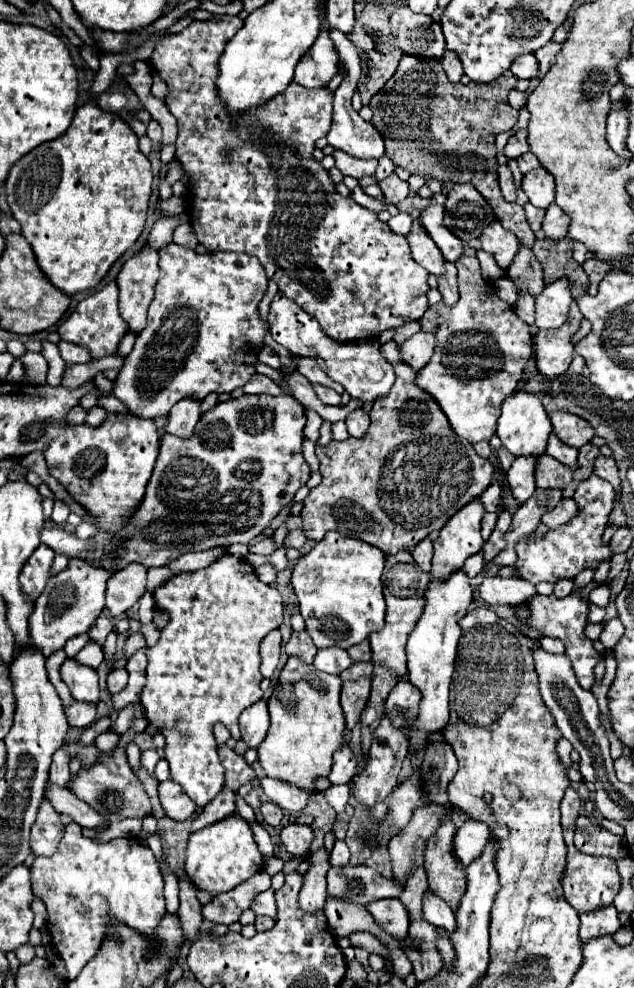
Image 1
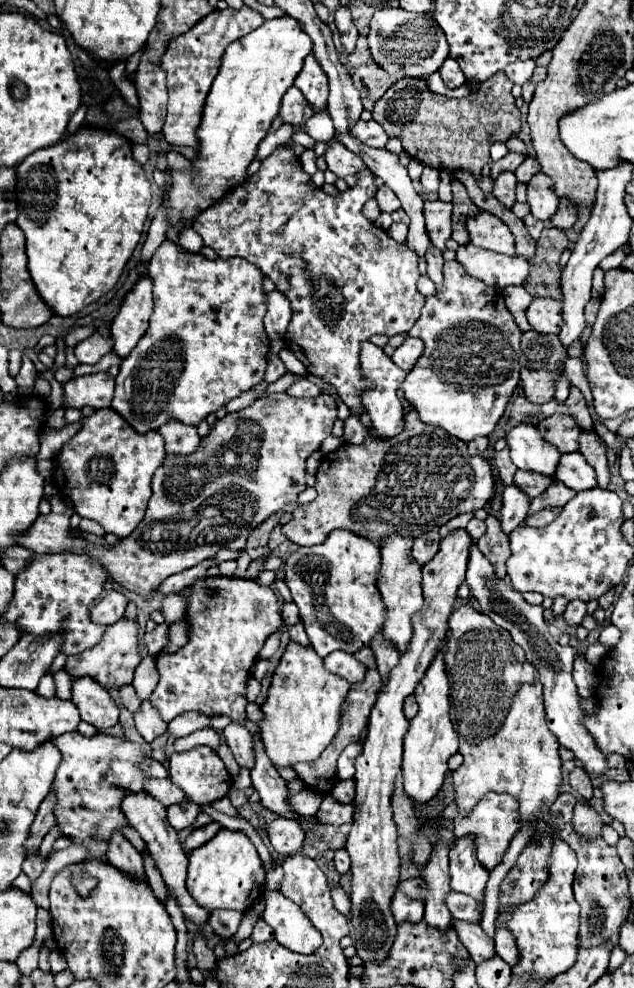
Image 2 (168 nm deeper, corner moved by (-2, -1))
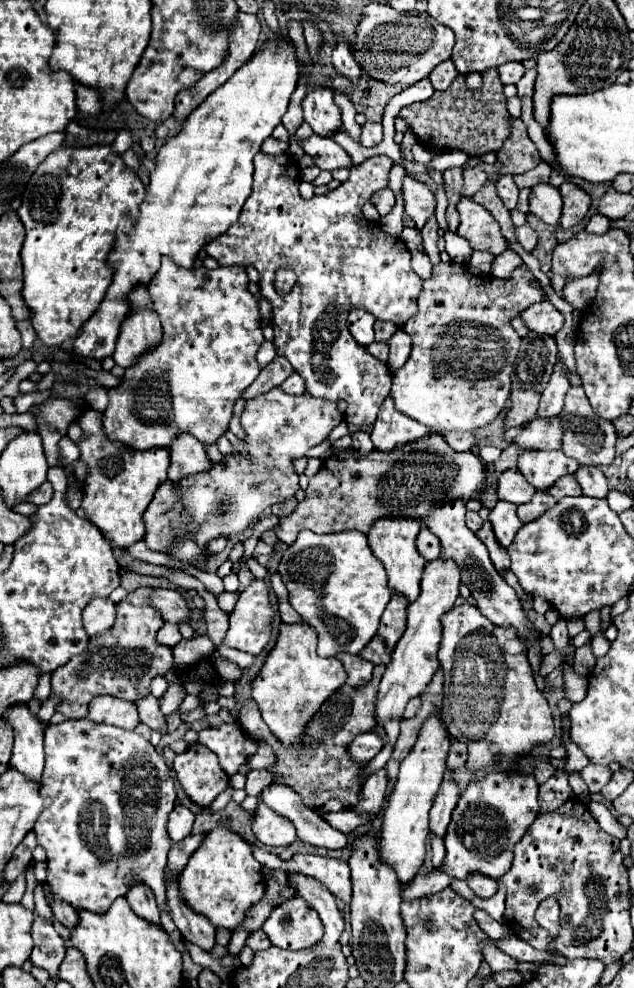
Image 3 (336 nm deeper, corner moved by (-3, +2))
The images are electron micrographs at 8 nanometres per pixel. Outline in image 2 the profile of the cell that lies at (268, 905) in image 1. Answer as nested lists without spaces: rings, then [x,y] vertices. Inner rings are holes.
[[[265,891],[263,901],[263,919],[273,927],[275,939],[281,945],[297,953],[313,953],[321,945],[321,933],[291,899],[279,891]]]

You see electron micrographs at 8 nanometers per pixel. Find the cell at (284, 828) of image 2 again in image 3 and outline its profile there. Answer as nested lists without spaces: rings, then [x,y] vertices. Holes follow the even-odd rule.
[[[258,796],[258,808],[254,810],[252,832],[256,834],[260,844],[274,848],[286,848],[296,840],[294,824],[290,824],[286,816],[278,816],[278,812],[268,808],[260,796]]]

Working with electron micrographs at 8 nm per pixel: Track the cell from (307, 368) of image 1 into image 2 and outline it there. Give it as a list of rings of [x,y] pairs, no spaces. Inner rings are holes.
[[[349,415],[345,419],[345,431],[343,431],[343,437],[347,439],[347,443],[353,443],[353,445],[359,445],[365,441],[367,437],[367,429],[365,425],[361,423],[359,415]]]

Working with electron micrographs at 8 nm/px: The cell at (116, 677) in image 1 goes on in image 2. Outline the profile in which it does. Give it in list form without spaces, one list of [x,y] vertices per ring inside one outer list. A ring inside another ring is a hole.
[[[129,685],[129,687],[121,687],[121,691],[119,691],[119,699],[121,699],[121,703],[123,703],[131,713],[135,713],[135,711],[139,709],[139,705],[141,705],[141,699],[135,695],[133,685]]]

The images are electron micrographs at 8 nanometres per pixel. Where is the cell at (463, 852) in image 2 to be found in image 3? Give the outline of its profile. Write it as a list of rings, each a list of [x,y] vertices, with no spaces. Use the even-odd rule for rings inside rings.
[[[474,874],[474,876],[470,876],[466,882],[468,882],[468,886],[472,888],[472,892],[474,892],[476,896],[480,896],[480,898],[490,898],[490,896],[494,896],[496,890],[498,890],[498,884],[496,884],[494,880],[490,880],[488,876],[482,876],[482,874]]]

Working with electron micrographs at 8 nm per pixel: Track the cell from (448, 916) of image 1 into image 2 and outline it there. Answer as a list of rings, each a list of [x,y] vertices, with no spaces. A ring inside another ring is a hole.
[[[453,921],[453,929],[457,931],[459,941],[467,947],[469,957],[475,963],[481,963],[495,955],[495,943],[491,937],[487,937],[479,923],[465,923],[465,921]]]

